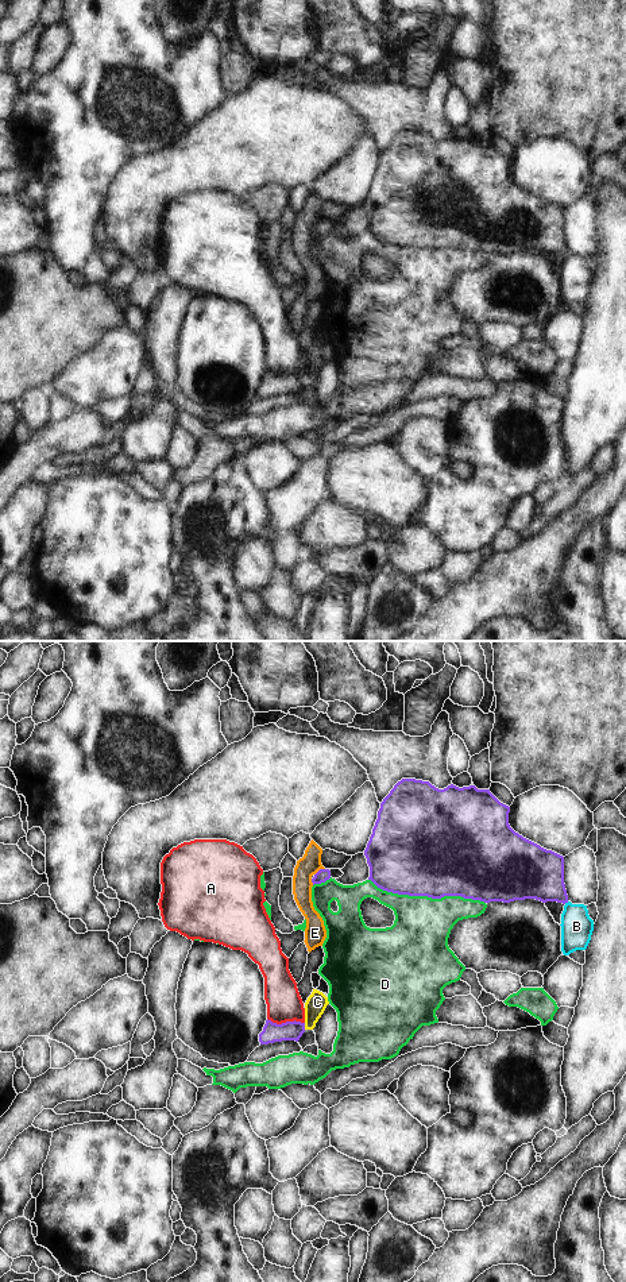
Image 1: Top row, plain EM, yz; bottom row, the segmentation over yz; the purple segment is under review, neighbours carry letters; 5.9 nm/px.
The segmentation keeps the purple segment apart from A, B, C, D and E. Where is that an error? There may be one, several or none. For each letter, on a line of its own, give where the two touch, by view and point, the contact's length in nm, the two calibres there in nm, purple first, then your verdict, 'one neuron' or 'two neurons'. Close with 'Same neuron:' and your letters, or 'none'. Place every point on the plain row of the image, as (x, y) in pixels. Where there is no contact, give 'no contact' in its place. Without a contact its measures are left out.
A: contact yz (286, 374); length 220 nm; calibres 120 and 200 nm; two neurons
B: contact yz (565, 254); length 30 nm; calibres 300 and 190 nm; two neurons
C: contact yz (304, 378); length 40 nm; calibres 120 and 120 nm; two neurons
D: contact yz (427, 247); length 700 nm; calibres 500 and 340 nm; two neurons
E: contact yz (319, 223); length 80 nm; calibres 80 and 120 nm; two neurons
Same neuron: none

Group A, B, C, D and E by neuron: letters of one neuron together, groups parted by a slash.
A / B / C / D / E

